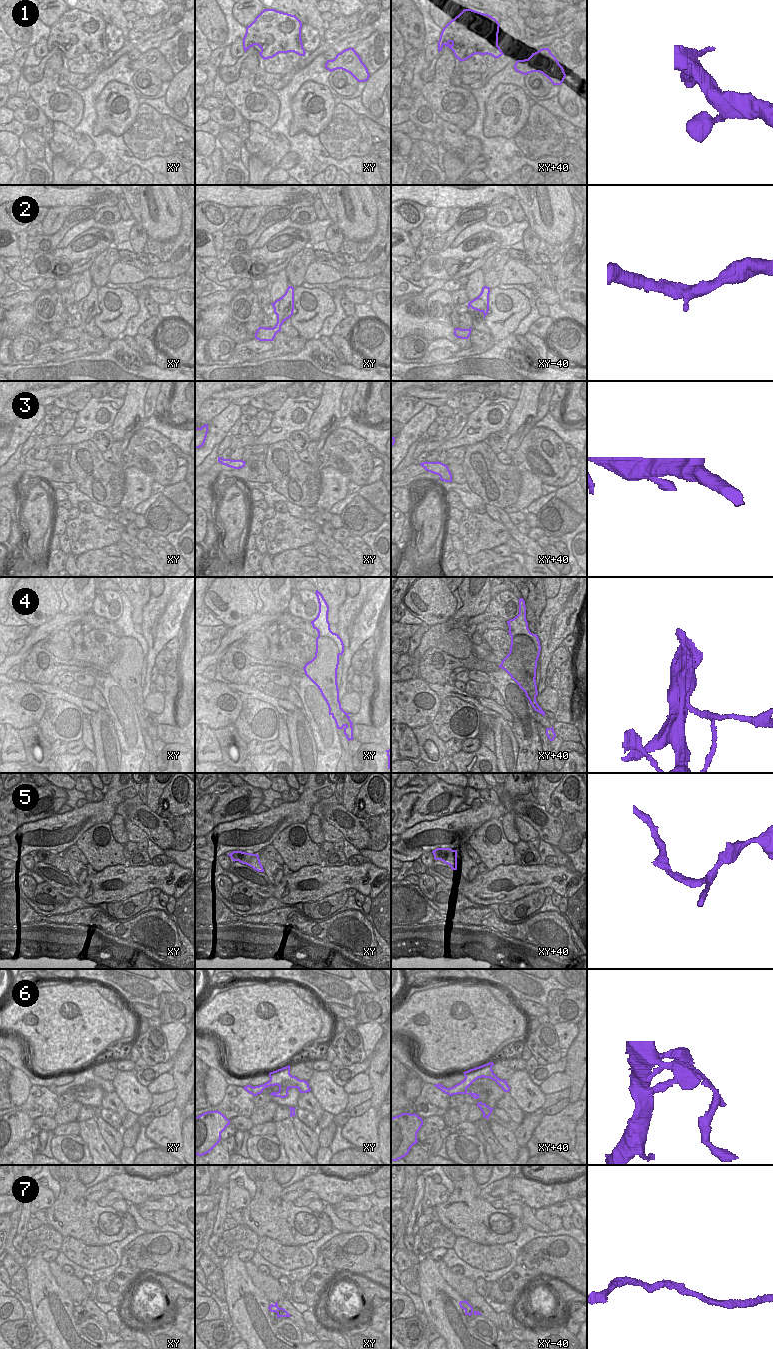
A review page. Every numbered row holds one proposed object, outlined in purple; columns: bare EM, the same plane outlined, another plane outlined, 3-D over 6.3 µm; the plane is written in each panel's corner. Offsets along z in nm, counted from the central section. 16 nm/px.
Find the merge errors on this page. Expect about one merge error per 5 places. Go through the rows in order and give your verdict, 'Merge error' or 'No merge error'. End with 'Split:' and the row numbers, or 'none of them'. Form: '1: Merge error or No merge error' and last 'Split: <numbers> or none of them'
1: No merge error
2: No merge error
3: No merge error
4: Merge error
5: No merge error
6: Merge error
7: No merge error
Split: 4, 6.

